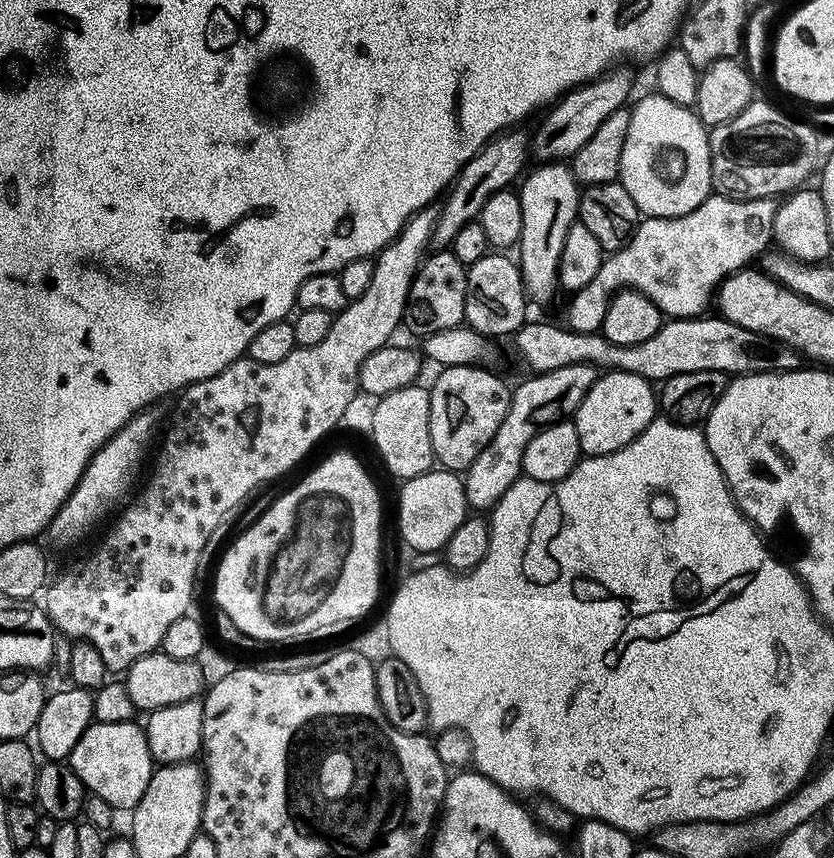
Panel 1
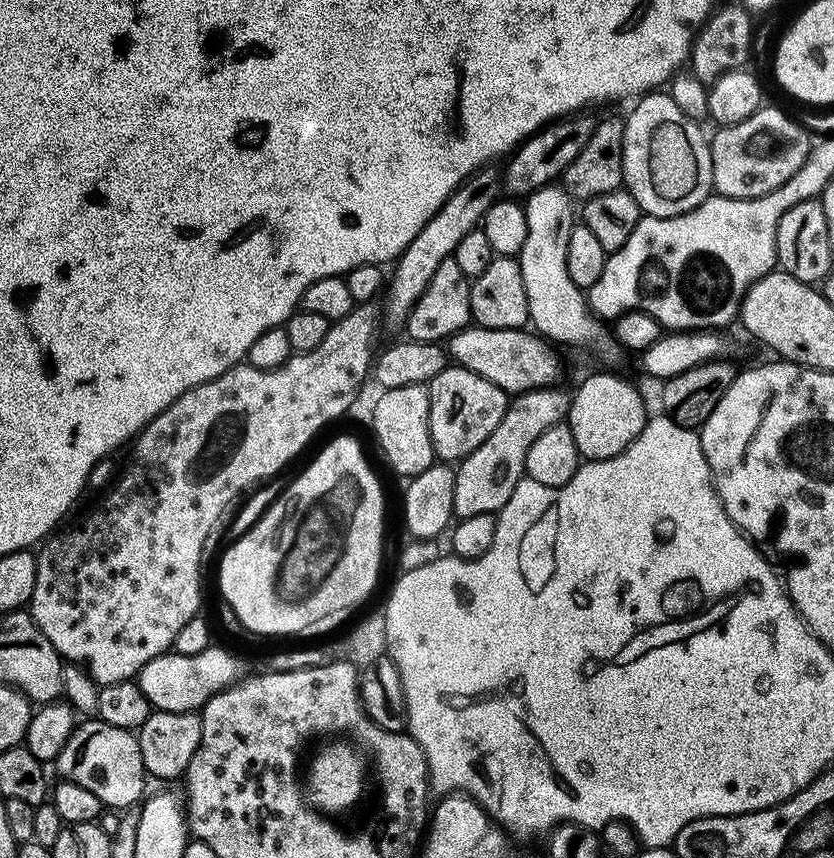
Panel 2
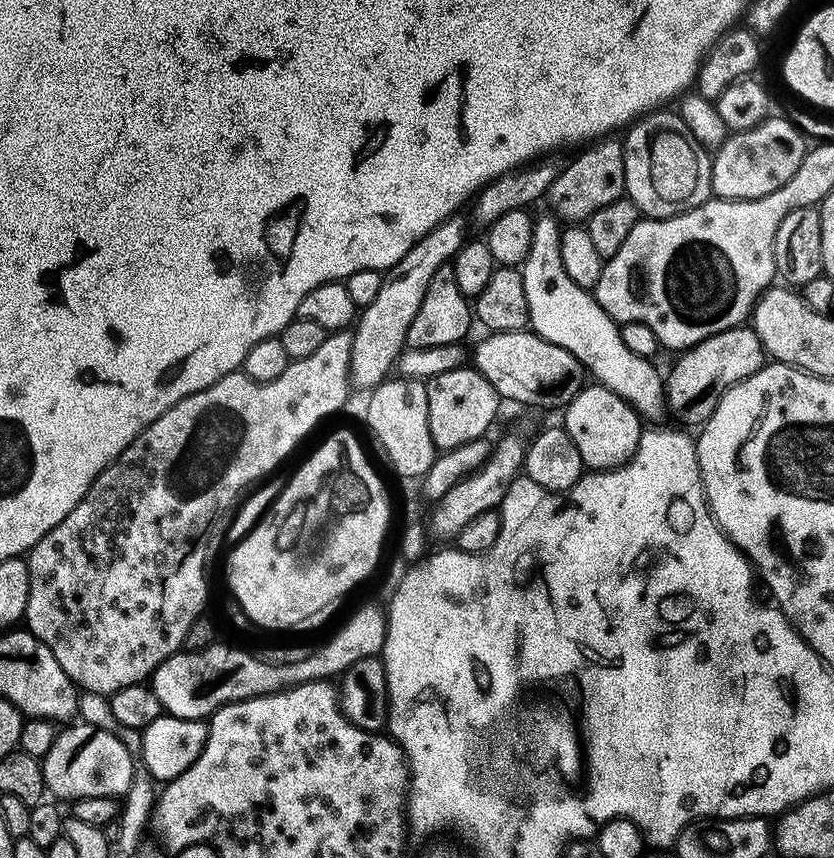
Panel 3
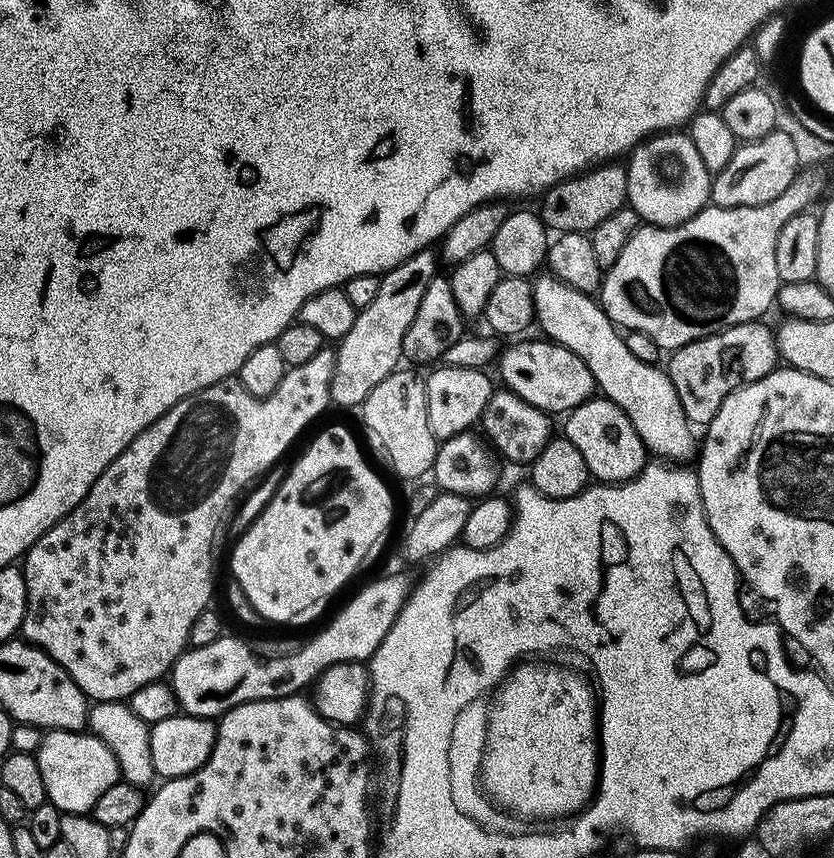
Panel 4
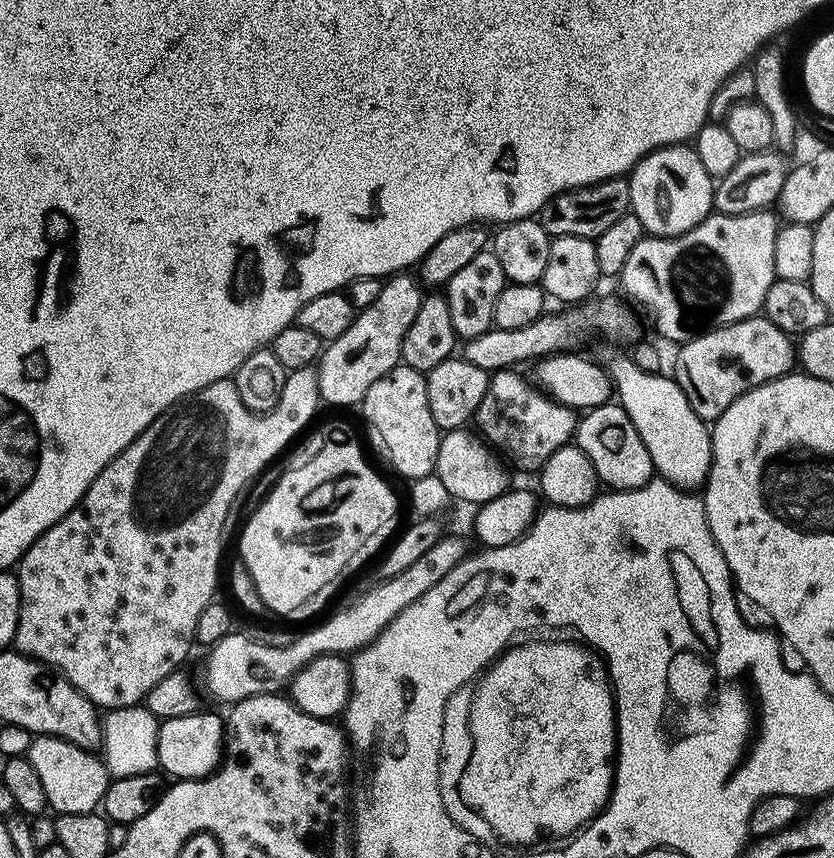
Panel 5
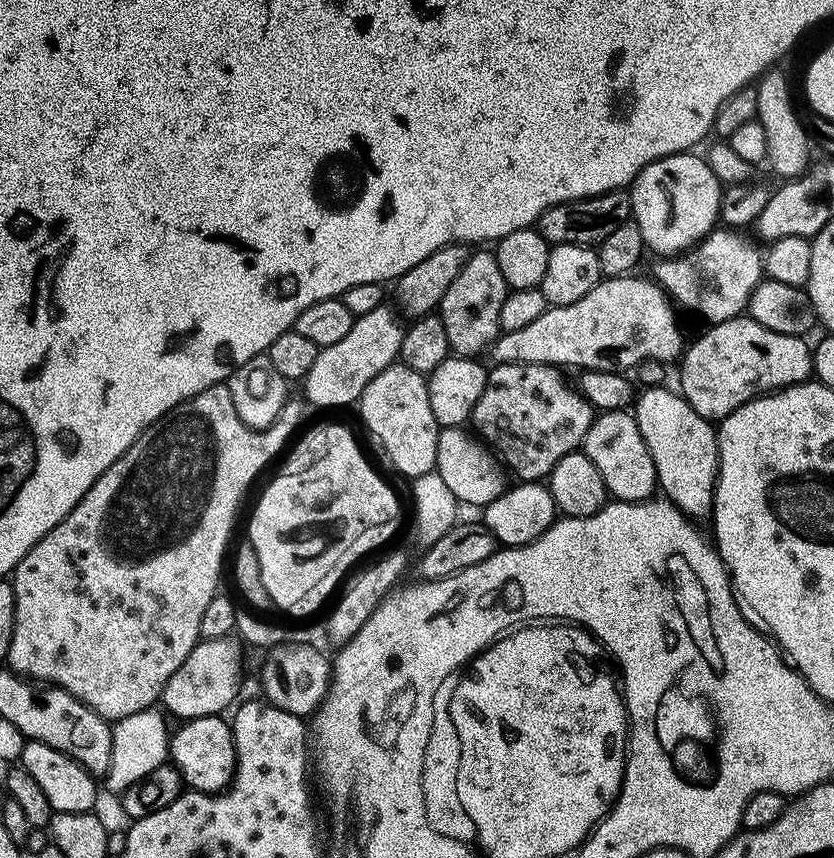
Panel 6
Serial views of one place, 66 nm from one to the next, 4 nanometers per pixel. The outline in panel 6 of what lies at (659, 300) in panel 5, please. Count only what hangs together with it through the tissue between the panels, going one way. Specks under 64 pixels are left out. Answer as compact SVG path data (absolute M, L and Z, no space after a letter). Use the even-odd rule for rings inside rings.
M720 226L704 237L695 248L673 255L671 258L660 258L656 264L654 279L681 309L693 312L696 316L708 320L709 325L721 324L730 318L741 315L747 309L748 299L759 286L762 279L762 252L755 248L739 231Z

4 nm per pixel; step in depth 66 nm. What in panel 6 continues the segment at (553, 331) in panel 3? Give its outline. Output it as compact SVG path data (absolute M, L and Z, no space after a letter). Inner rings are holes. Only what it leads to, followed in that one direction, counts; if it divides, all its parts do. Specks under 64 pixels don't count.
M668 386L645 387L637 395L634 403L634 415L638 422L638 430L642 430L642 438L650 450L650 458L654 458L654 470L659 491L671 500L677 508L683 510L689 518L707 517L712 510L712 494L716 490L716 471L720 468L720 441L713 421L702 418L688 403L679 391L672 392Z

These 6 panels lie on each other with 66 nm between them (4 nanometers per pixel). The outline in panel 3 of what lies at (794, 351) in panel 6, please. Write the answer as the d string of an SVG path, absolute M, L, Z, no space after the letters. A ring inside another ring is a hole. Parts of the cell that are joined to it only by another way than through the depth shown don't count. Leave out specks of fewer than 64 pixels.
M751 327L731 328L722 334L714 334L693 348L685 348L679 353L676 365L666 372L664 382L664 402L667 415L681 420L684 424L702 426L714 414L724 391L738 382L750 378L766 363L766 353L758 334Z

